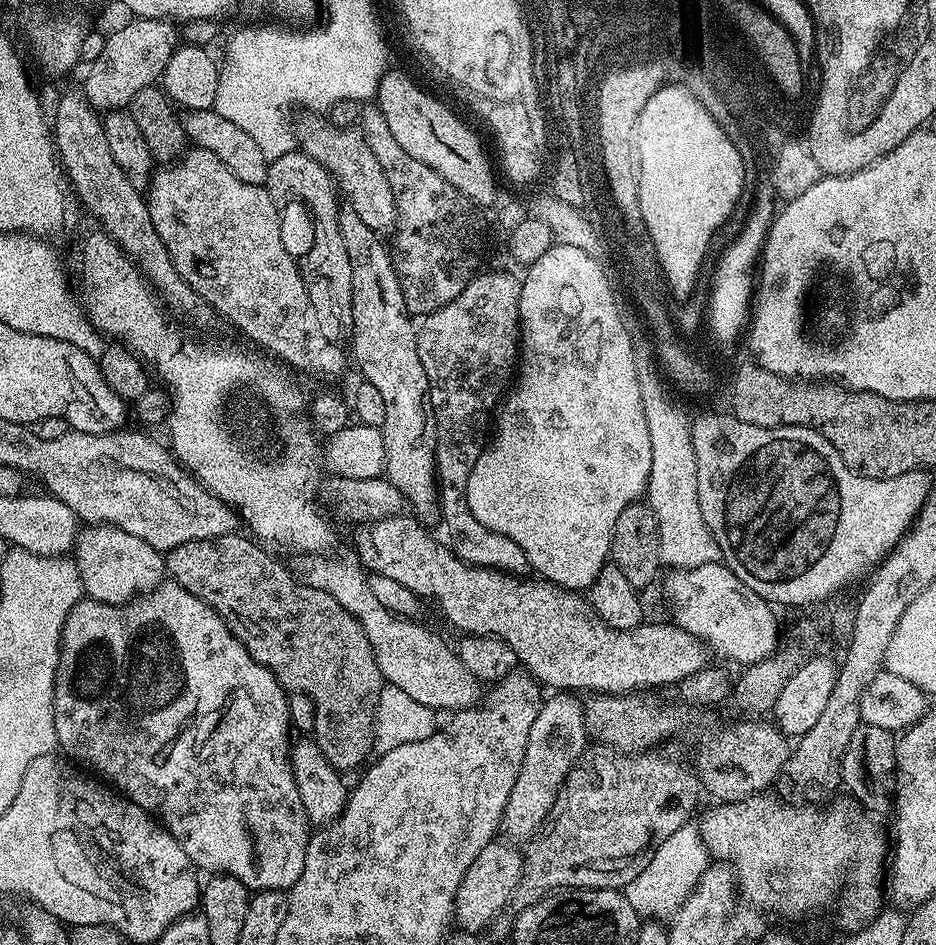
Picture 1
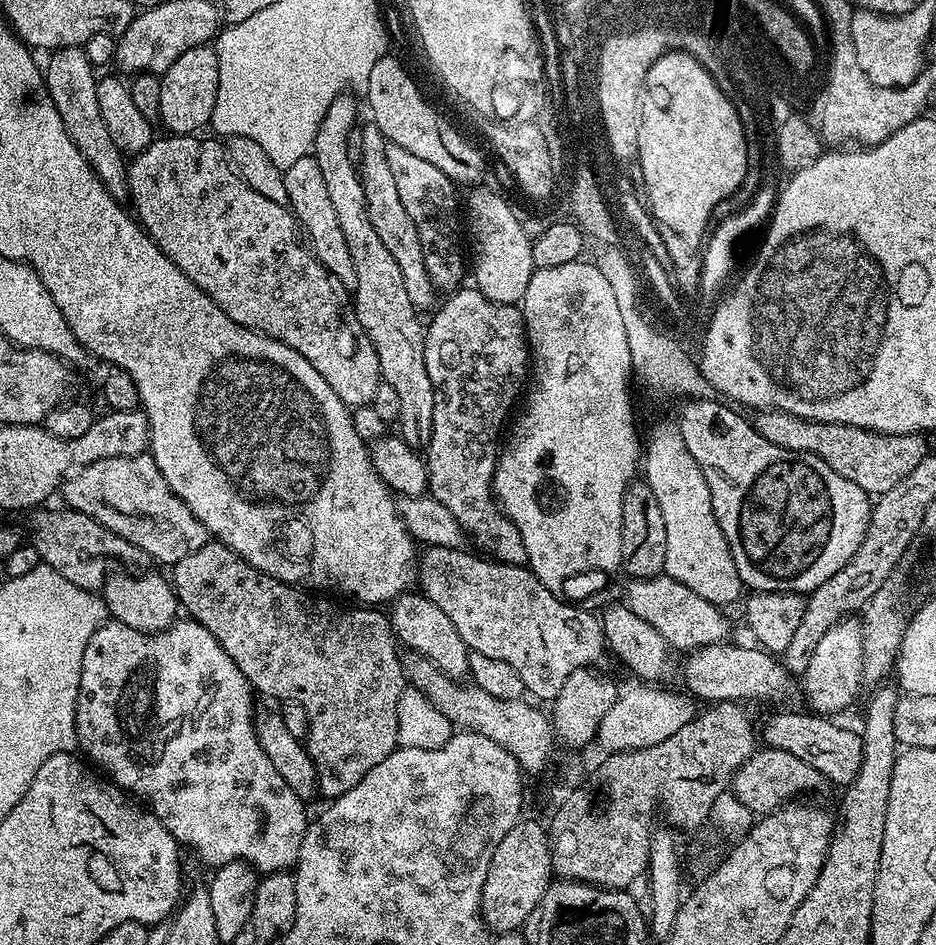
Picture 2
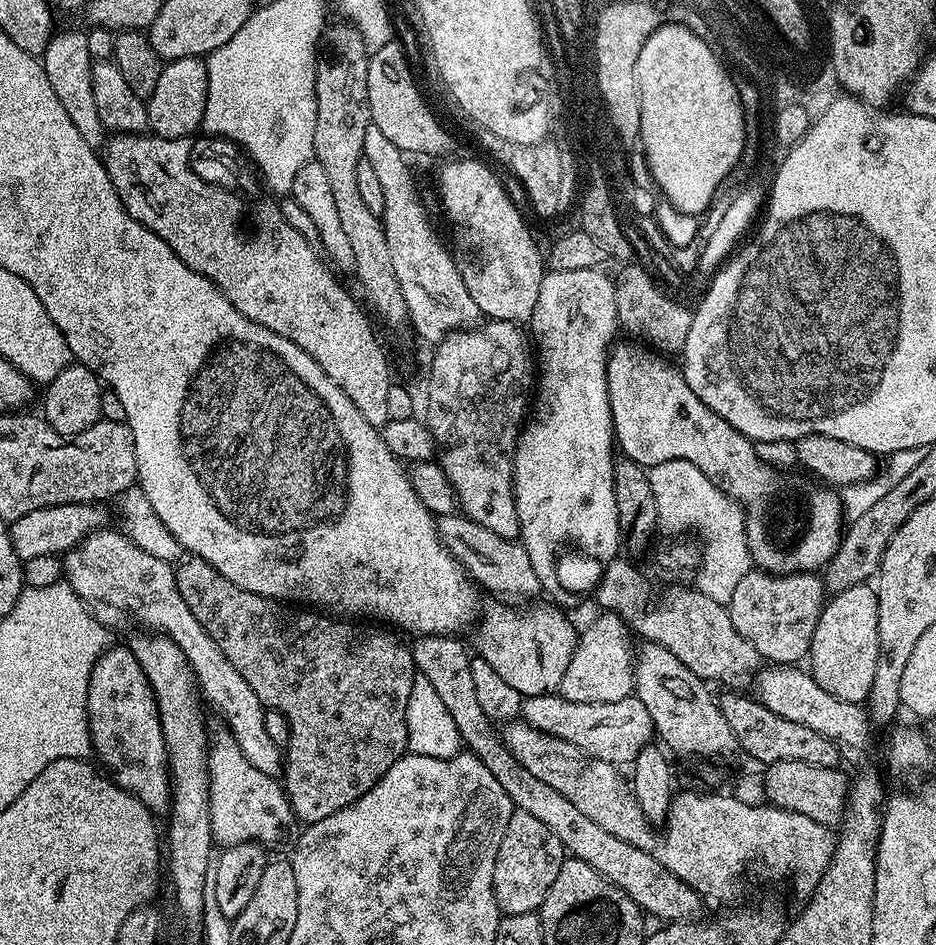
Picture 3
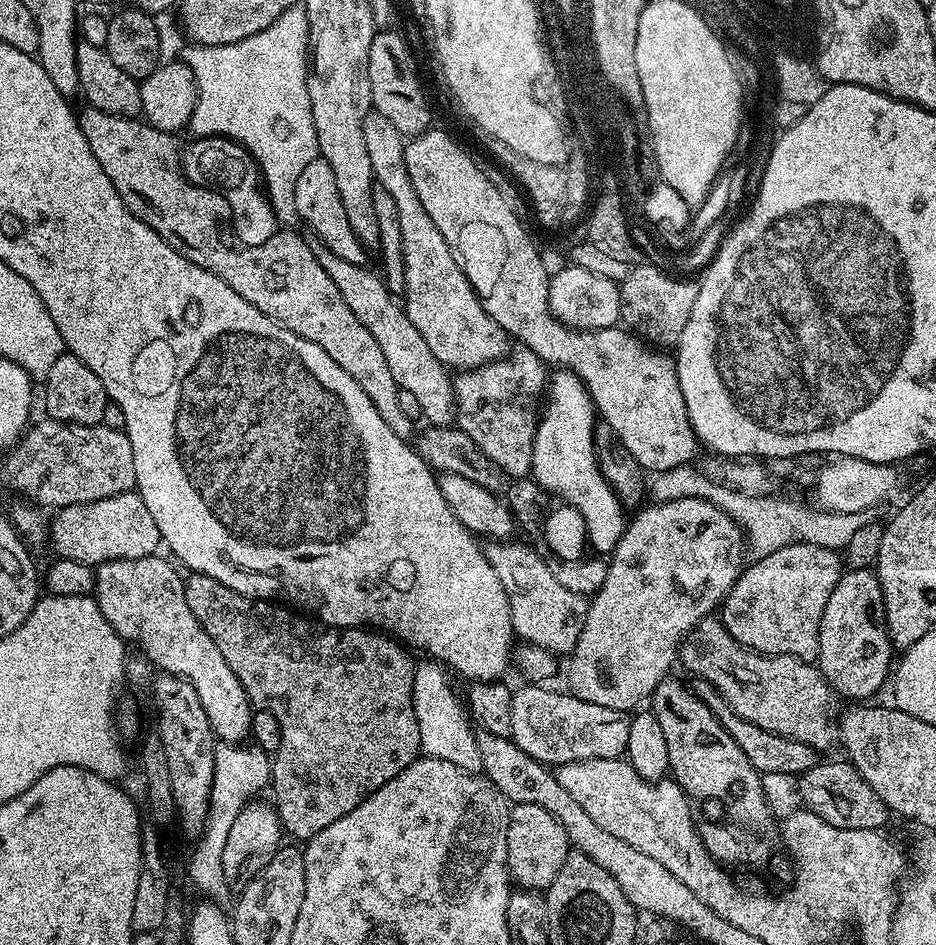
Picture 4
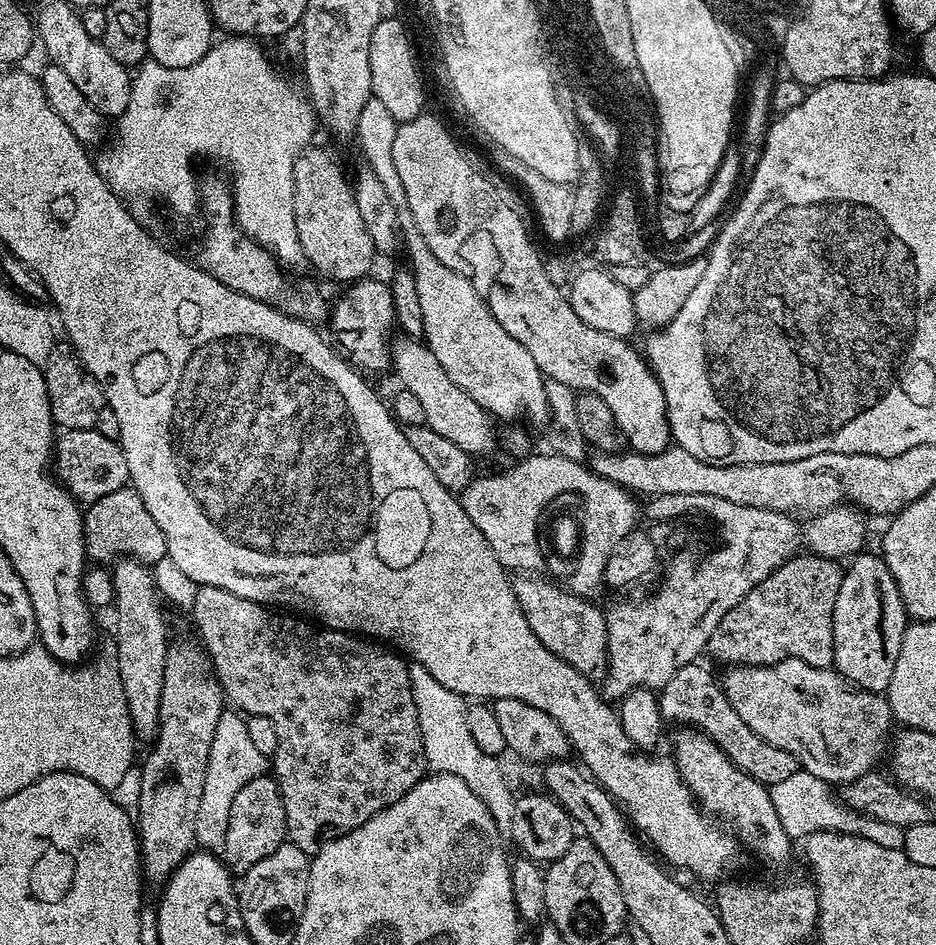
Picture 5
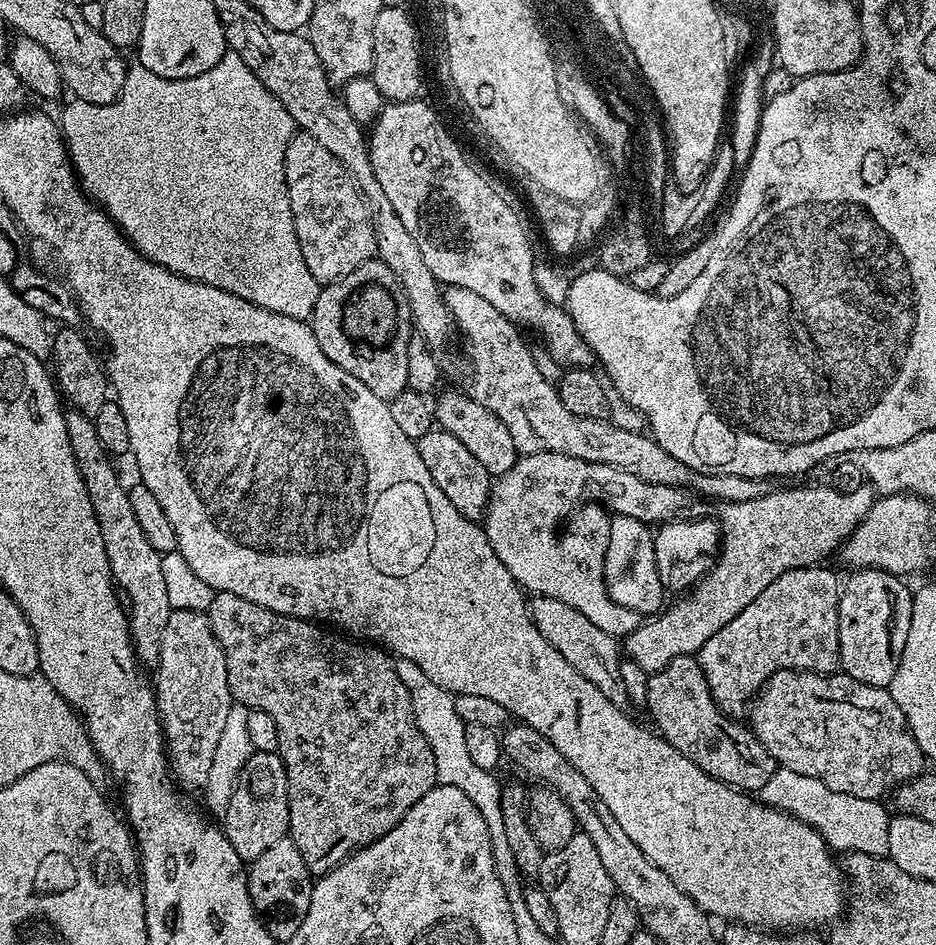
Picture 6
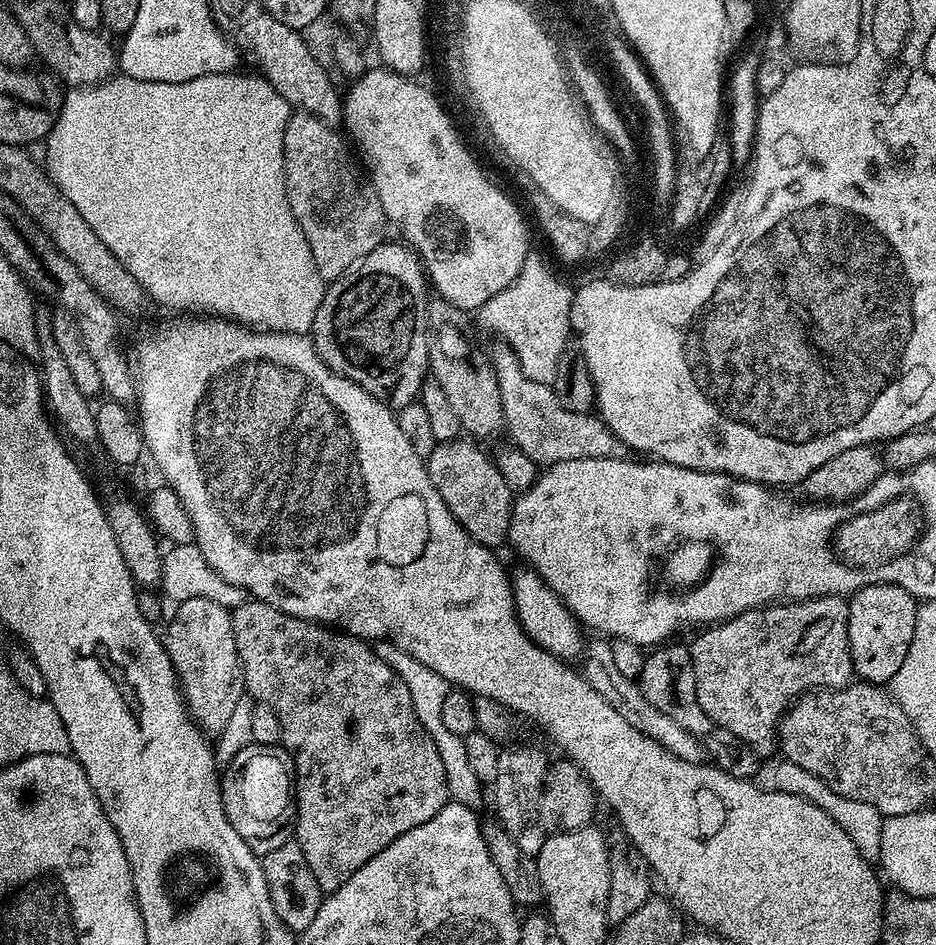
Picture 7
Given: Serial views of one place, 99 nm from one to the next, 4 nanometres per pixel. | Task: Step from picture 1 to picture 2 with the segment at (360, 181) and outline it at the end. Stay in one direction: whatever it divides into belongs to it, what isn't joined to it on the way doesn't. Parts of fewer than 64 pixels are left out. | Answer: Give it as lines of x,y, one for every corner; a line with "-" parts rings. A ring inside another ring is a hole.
371,122
365,123
363,130
365,150
358,171
360,181
364,183
366,210
370,214
370,223
374,225
374,231
378,233
378,239
385,244
386,250
390,250
394,262
398,262
398,270
402,270
402,282
406,282
406,294
410,294
412,305
417,310
435,309
438,304
438,299
436,300
438,289
426,274
426,262
422,258
422,242
418,242
418,230
414,222
410,222
410,214
406,214
406,206
402,206
390,165
386,162
384,135
380,133
378,126

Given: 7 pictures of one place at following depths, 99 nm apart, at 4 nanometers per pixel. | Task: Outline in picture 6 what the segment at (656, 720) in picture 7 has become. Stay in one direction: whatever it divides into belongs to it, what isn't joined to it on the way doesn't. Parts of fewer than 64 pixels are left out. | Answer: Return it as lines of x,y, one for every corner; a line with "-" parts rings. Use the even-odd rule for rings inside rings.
532,596
530,611
542,638
546,638
546,642
550,642
550,646
554,646
554,650
558,650
558,654
562,654
562,658
566,658
566,662
570,662
570,666
574,666
574,670
582,674
582,678
594,682
594,686
602,690
602,694
606,694
606,698
610,698
614,706
624,708
629,703
626,686
622,686
622,648
617,637
606,634
606,630
598,630
598,626
594,626
590,618
578,614
574,606
558,602
558,598

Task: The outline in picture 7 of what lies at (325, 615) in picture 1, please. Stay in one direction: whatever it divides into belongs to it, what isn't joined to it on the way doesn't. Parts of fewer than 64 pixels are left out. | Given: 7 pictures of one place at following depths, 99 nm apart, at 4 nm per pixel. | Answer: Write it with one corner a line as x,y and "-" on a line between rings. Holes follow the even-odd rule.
251,598
245,599
242,606
231,609
232,625
234,626
234,642
238,646
238,658
242,666
242,674
244,675
244,690
247,695
251,696
253,701
258,704
265,704
274,710
274,714
278,714
278,722
282,722
282,734
280,735
280,744
290,754
292,766
294,769
294,839
296,844
302,850
302,854
306,854
306,862
310,862
310,870
314,874
314,878
318,882
321,893
336,892
338,886
342,886
350,878
350,874
354,874
354,870
358,870
366,862
370,862
370,858
374,858
374,854
378,854
386,846
390,846
390,842
394,842
394,838
398,838
402,834
406,834
406,830
414,830
414,826
422,826
422,822
428,822
430,818
434,818
434,814
438,814
438,810
442,810
442,806
449,803
450,797
448,787
446,786
446,770
442,770
442,758
438,758
438,746
434,746
434,742
430,738
430,734
426,734
426,730
422,726
422,722
418,722
418,718
414,714
414,702
410,702
410,690
406,690
406,682
402,682
402,678
398,678
398,674
394,674
394,670
390,670
390,666
386,666
386,662
382,662
382,658
378,658
375,647
371,643
358,639
357,636
350,636
347,632
333,630
331,627
317,624
311,620
303,620
297,616
287,616
282,610
278,610
274,606
270,606
261,600

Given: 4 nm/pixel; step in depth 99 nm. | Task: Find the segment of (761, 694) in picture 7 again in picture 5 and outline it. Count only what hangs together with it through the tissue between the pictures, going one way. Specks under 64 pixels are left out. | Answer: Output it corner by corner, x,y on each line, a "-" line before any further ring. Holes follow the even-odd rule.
812,552
791,556
778,570
774,570
722,622
710,638
707,655
721,660
724,666
747,666
757,668
767,664
777,664
790,658
798,658
810,666
832,668
834,658
834,598
838,598
838,586
842,586
844,568
841,561
825,556
816,556

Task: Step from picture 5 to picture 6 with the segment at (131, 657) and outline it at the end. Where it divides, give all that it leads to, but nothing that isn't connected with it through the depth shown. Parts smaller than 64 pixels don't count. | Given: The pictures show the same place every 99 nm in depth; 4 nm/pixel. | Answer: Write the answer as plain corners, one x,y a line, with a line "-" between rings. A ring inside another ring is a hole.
75,410
65,411
64,417
74,458
80,467
80,473
84,475
84,485
90,494
94,514
98,518
98,530
102,534
102,546
106,546
112,583
126,597
128,629
132,635
136,659
145,669
155,669
160,661
162,630
166,630
166,618
170,618
174,611
170,606
170,597
166,595
162,554
150,544
144,530
139,526
138,516
134,514
128,497
129,489
120,481
115,466
111,464
113,461
109,452
104,449
102,442
98,442
98,430
94,430
92,417
84,416

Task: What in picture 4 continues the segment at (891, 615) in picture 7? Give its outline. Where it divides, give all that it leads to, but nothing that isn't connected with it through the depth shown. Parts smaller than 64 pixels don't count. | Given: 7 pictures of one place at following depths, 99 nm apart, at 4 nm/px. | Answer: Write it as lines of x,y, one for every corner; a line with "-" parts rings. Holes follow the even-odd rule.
848,568
841,575
826,610
822,610
818,667
833,693
864,702
885,684
894,664
894,649
884,627
882,586
872,568

